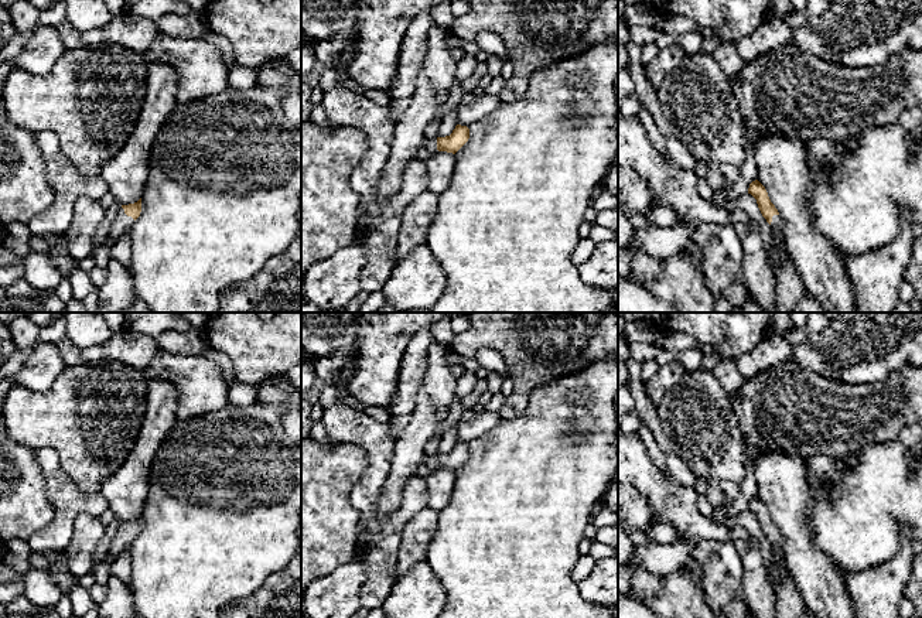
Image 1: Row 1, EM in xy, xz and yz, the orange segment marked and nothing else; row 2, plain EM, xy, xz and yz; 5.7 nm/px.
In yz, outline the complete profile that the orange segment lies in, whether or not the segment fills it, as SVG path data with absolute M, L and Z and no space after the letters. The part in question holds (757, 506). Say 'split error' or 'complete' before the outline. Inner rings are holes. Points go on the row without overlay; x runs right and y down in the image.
split error; M758 496L749 501L748 511L751 511L757 516L762 533L772 543L772 546L785 544L782 533L779 532L775 522L771 519L765 503Z

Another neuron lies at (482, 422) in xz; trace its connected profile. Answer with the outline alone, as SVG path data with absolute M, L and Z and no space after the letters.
M482 410L475 413L471 420L460 424L457 440L469 444L472 440L496 427L501 421L502 419L498 412Z

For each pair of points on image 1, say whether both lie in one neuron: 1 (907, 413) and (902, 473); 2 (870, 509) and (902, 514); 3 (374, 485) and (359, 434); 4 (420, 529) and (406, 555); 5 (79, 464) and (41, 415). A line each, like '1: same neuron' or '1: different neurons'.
1: different neurons
2: same neuron
3: same neuron
4: same neuron
5: same neuron

